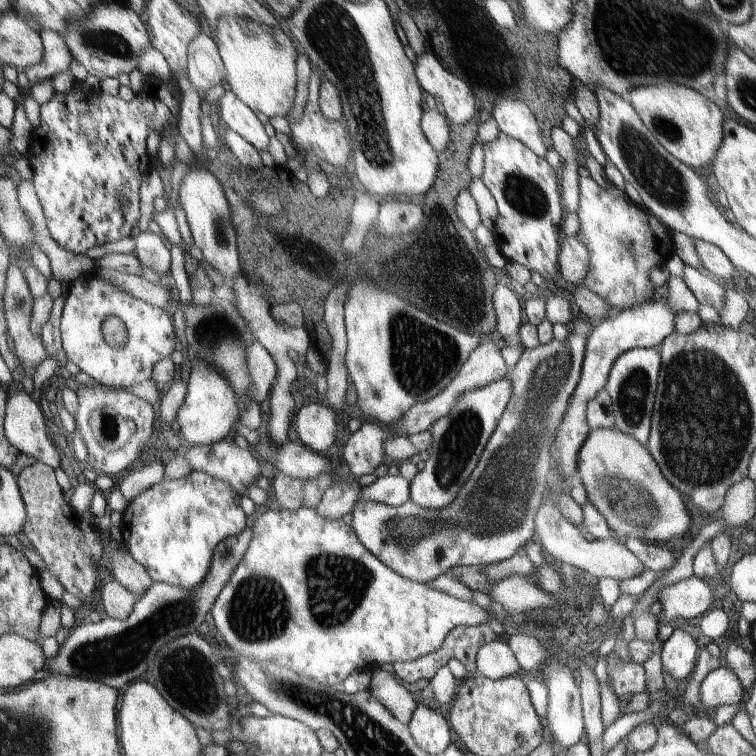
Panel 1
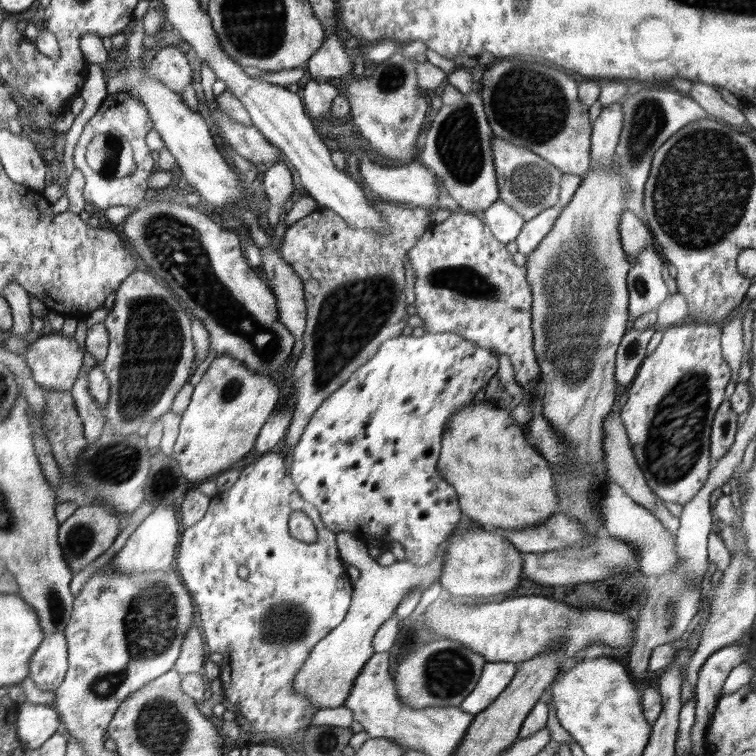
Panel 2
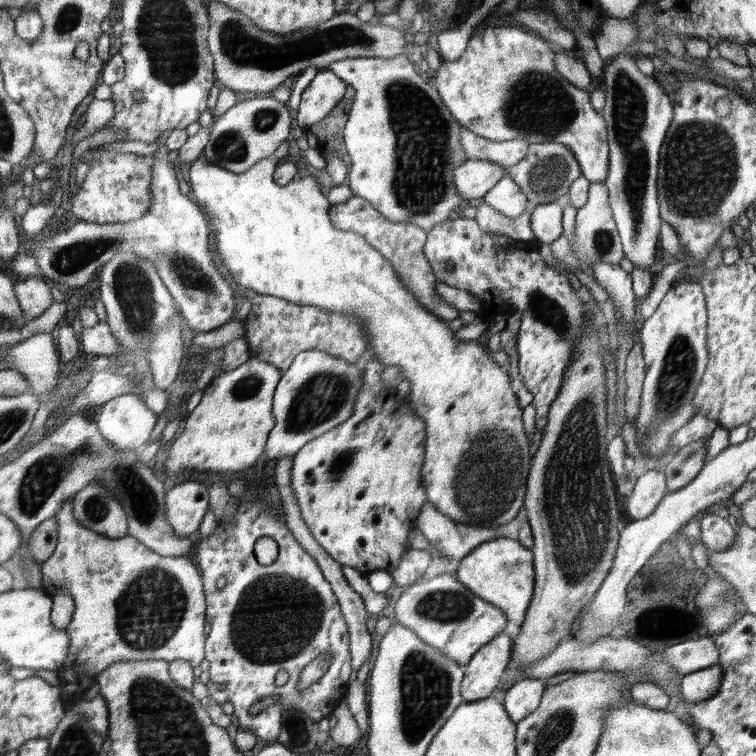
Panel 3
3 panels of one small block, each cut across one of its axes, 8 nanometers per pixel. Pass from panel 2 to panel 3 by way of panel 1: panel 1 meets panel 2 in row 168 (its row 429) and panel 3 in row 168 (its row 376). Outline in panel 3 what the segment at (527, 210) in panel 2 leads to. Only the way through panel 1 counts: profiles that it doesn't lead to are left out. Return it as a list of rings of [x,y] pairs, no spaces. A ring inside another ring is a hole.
[[[558,142],[530,144],[526,157],[516,165],[507,169],[507,175],[516,182],[518,187],[527,197],[527,203],[542,205],[547,203],[562,202],[569,192],[572,182],[582,173],[574,153],[568,146]]]

